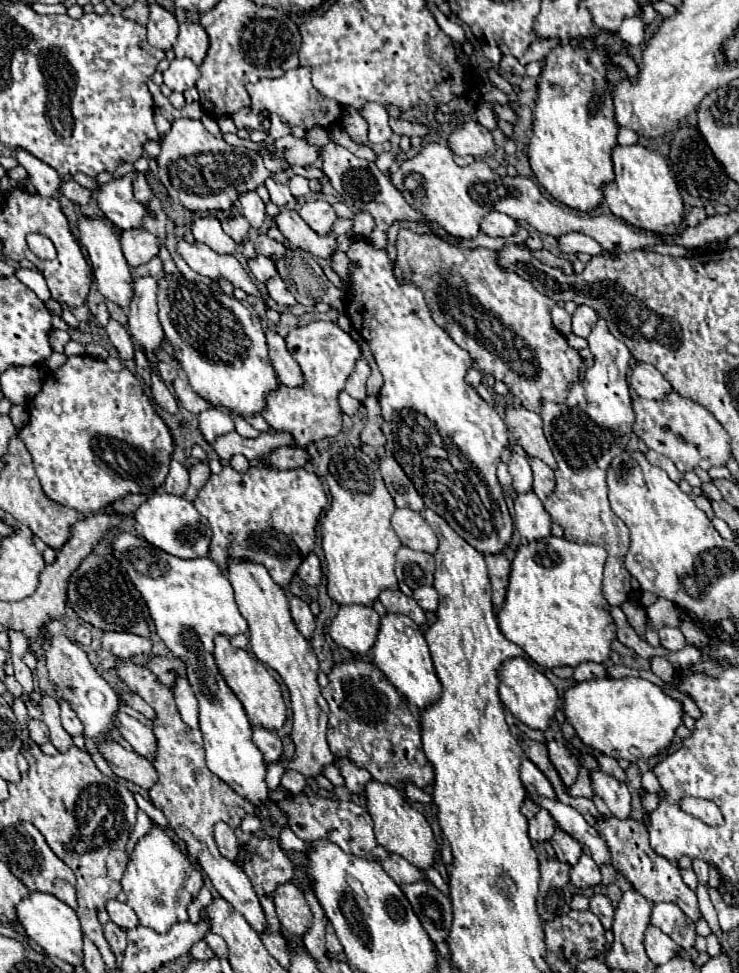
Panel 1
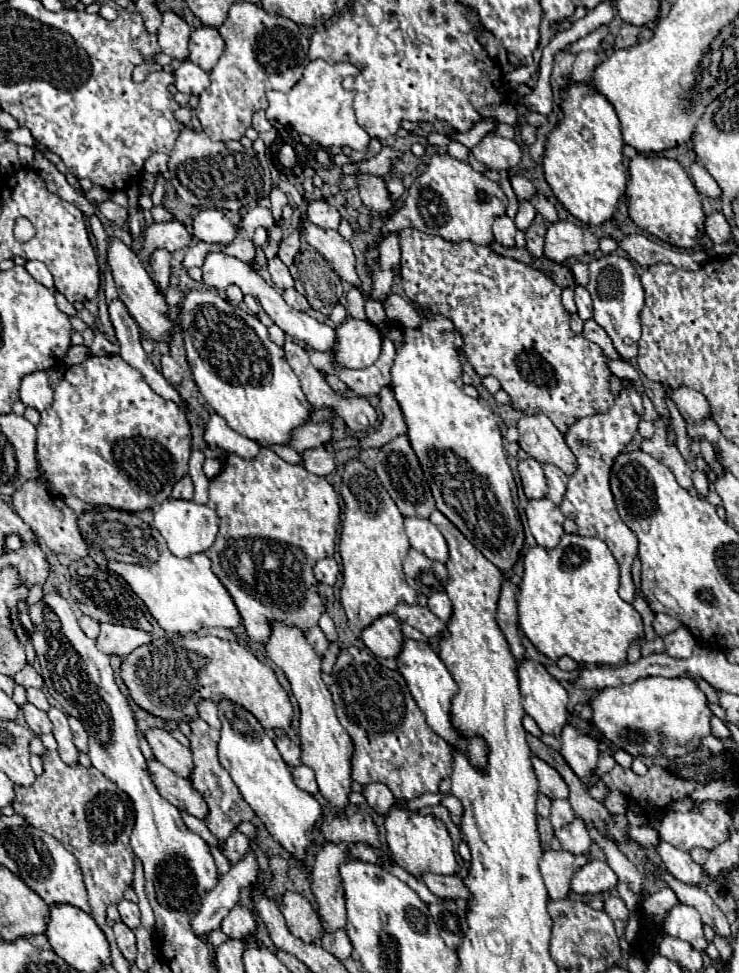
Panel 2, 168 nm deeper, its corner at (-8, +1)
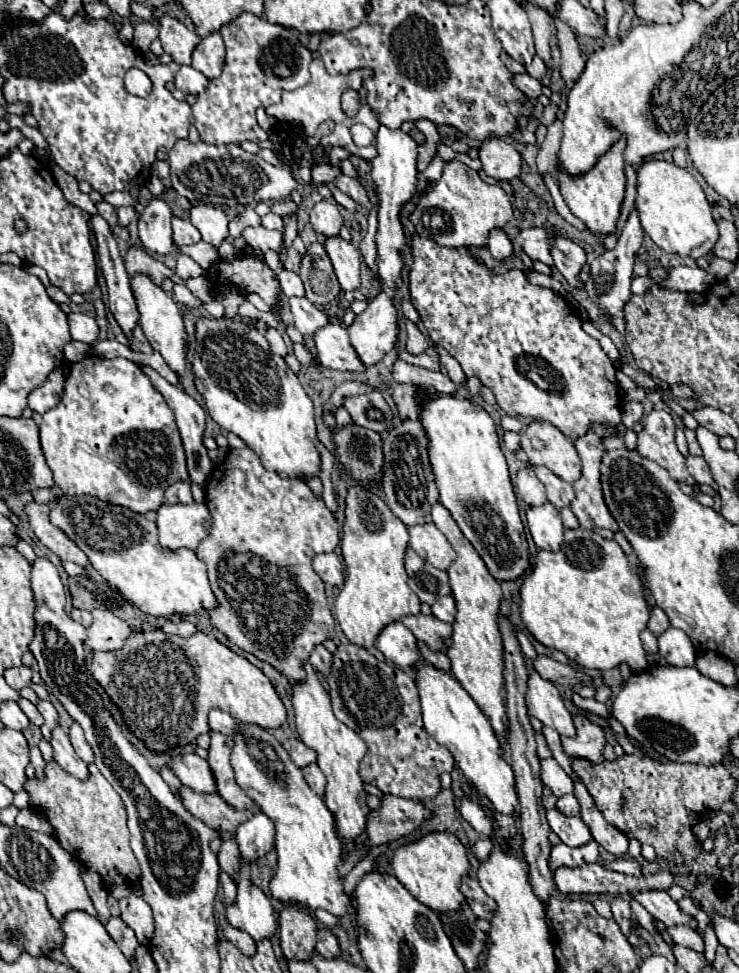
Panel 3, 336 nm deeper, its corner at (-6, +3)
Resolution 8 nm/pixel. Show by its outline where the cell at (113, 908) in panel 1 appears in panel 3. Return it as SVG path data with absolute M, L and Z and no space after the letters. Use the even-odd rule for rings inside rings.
M128 896L120 900L120 912L122 920L134 930L138 942L148 944L154 934L154 920L150 906L138 896Z

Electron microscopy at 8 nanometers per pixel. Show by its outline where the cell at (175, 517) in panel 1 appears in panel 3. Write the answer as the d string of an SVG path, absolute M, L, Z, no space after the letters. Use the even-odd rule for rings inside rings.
M204 502L162 504L156 514L160 546L168 550L196 550L210 532L210 510Z

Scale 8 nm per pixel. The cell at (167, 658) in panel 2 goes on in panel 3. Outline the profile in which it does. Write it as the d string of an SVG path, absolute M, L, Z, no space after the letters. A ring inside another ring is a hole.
M146 630L128 638L122 650L94 652L88 672L106 688L114 704L120 706L126 726L152 750L162 752L172 746L184 746L196 740L198 734L208 732L210 708L220 708L240 722L258 724L262 728L280 728L286 724L286 708L276 694L272 682L260 668L248 662L244 656L232 652L214 636L196 632L190 638L168 636L162 630Z

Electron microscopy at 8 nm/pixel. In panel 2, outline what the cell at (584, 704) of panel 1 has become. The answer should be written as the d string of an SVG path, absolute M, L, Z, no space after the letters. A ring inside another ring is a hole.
M648 676L634 684L622 684L616 688L604 688L592 698L594 718L592 724L618 748L626 750L632 756L684 756L688 752L694 752L702 746L702 738L710 736L710 720L712 710L708 704L706 694L698 688L698 684L690 678L662 678L662 676Z

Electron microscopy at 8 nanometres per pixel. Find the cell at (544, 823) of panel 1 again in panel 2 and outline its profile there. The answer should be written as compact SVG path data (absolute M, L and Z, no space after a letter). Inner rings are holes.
M554 800L552 802L552 814L550 814L550 822L556 828L562 828L564 824L570 824L574 820L574 810L570 806L568 800Z

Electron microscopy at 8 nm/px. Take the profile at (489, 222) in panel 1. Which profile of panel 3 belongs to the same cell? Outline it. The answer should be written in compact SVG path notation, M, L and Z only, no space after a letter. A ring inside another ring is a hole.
M494 228L490 232L490 242L488 242L488 250L492 252L492 256L496 260L504 260L512 254L512 242L508 238L508 234L502 228Z

